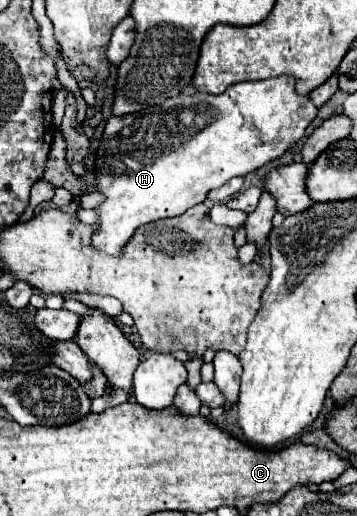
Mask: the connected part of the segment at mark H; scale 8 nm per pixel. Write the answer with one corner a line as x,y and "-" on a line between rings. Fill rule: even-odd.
289,75
243,81
229,85
225,93
195,93
177,95
167,99
159,107
149,107
143,113
131,113
123,117
109,117
99,149
95,155
95,189
103,193
103,203
95,209
97,221
93,223
91,245
109,255
121,255
123,247
137,231
137,227
185,213
189,207
205,201
207,193
221,187
225,181
237,175
247,175
269,161
279,159
291,149
303,135
307,125
317,117
317,109
309,97
295,93
295,79

